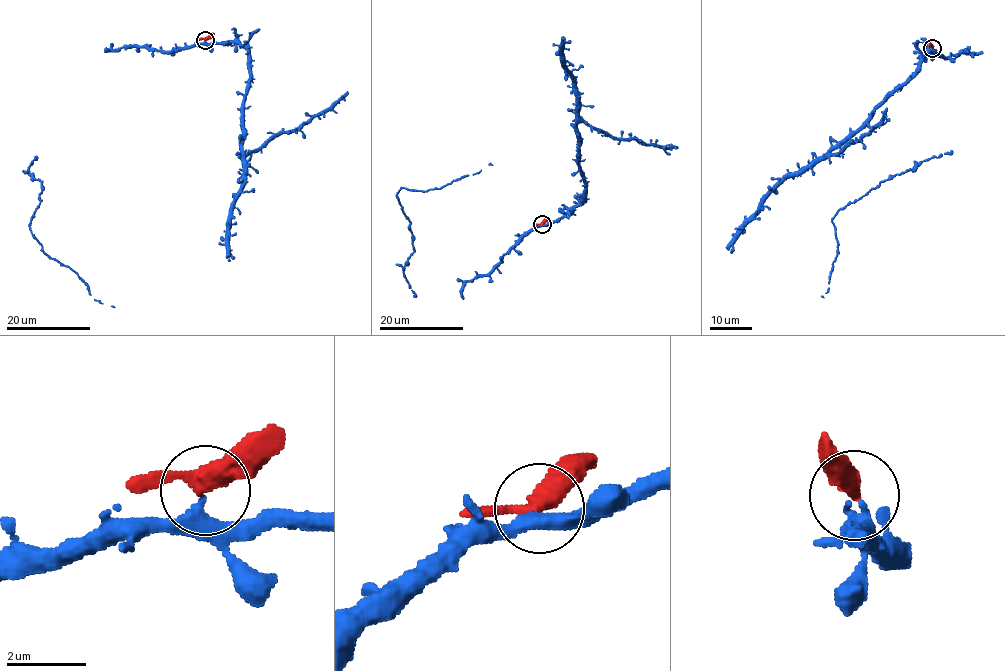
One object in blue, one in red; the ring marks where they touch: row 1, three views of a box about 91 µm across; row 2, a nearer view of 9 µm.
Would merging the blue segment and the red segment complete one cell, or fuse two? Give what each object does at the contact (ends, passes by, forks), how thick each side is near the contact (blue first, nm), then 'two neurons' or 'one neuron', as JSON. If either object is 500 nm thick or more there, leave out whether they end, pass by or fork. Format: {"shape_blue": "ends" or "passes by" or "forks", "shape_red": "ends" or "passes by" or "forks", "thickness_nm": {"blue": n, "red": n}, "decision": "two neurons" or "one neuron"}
{"shape_blue": "passes by", "shape_red": "passes by", "thickness_nm": {"blue": 260, "red": 380}, "decision": "two neurons"}

